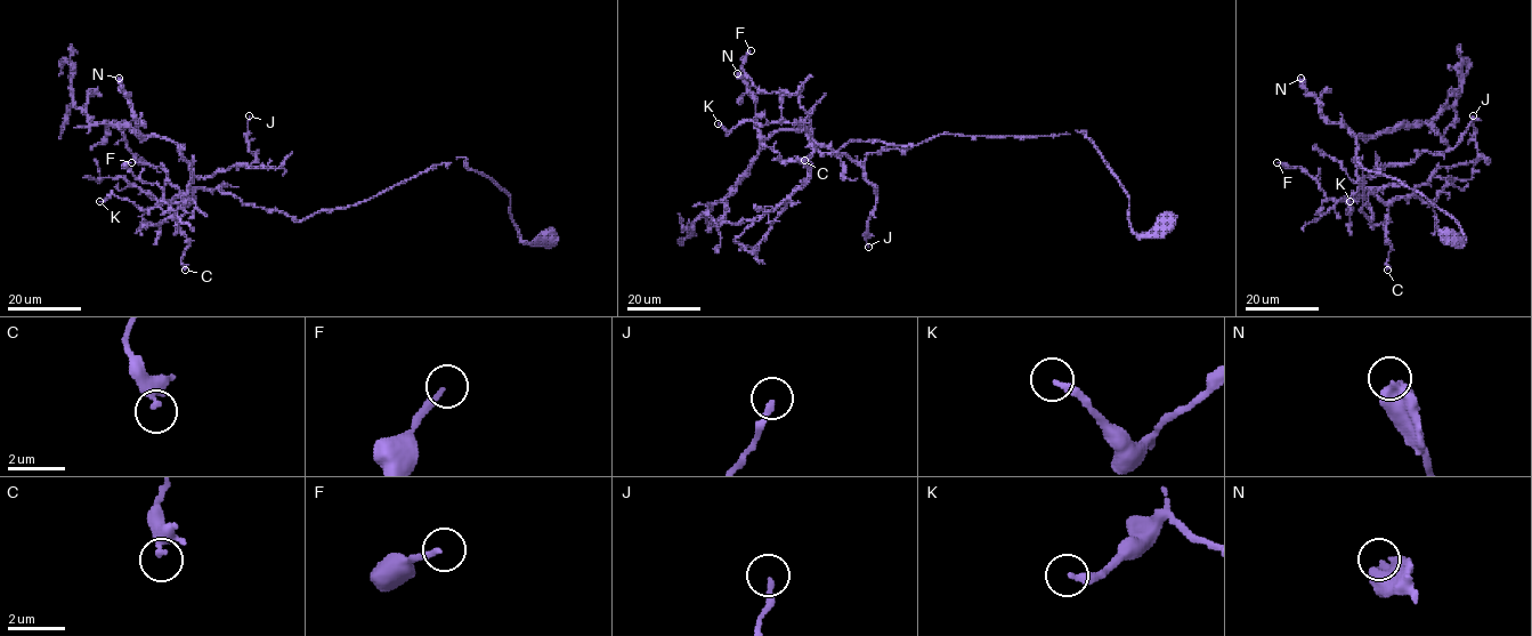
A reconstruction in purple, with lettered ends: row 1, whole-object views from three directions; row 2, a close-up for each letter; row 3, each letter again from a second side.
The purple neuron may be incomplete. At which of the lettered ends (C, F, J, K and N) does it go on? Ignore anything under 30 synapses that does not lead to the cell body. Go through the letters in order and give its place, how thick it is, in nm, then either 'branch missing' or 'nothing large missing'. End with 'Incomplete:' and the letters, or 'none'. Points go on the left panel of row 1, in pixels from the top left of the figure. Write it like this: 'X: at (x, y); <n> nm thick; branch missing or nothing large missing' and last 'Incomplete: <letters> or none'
C: at (185, 270); 220 nm thick; nothing large missing
F: at (131, 162); 200 nm thick; nothing large missing
J: at (249, 115); 190 nm thick; nothing large missing
K: at (99, 201); 260 nm thick; nothing large missing
N: at (119, 78); 550 nm thick; nothing large missing
Incomplete: none

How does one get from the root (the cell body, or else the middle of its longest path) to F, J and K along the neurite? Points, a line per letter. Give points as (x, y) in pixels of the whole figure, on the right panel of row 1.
F: (1449, 238), (1462, 239), (1453, 218), (1359, 158), (1371, 220), (1367, 195), (1379, 188), (1331, 200), (1277, 162)
J: (1449, 238), (1462, 239), (1453, 218), (1358, 159), (1371, 220), (1379, 188), (1362, 179), (1452, 150), (1473, 115)
K: (1449, 238), (1462, 239), (1453, 218), (1359, 158), (1371, 220), (1367, 195), (1379, 188), (1350, 201)

